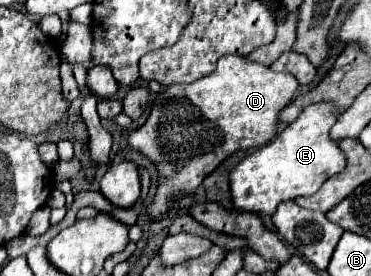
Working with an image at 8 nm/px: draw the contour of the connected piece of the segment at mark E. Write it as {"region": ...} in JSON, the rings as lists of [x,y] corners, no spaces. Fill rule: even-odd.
{"region":[[[331,103],[309,105],[299,115],[299,119],[287,125],[287,129],[279,133],[269,145],[263,145],[251,155],[247,155],[231,171],[233,207],[239,211],[273,215],[279,203],[297,197],[309,197],[319,191],[319,187],[329,177],[341,173],[347,165],[347,159],[339,149],[339,141],[329,137],[329,131],[337,121],[339,113],[341,111]]]}

